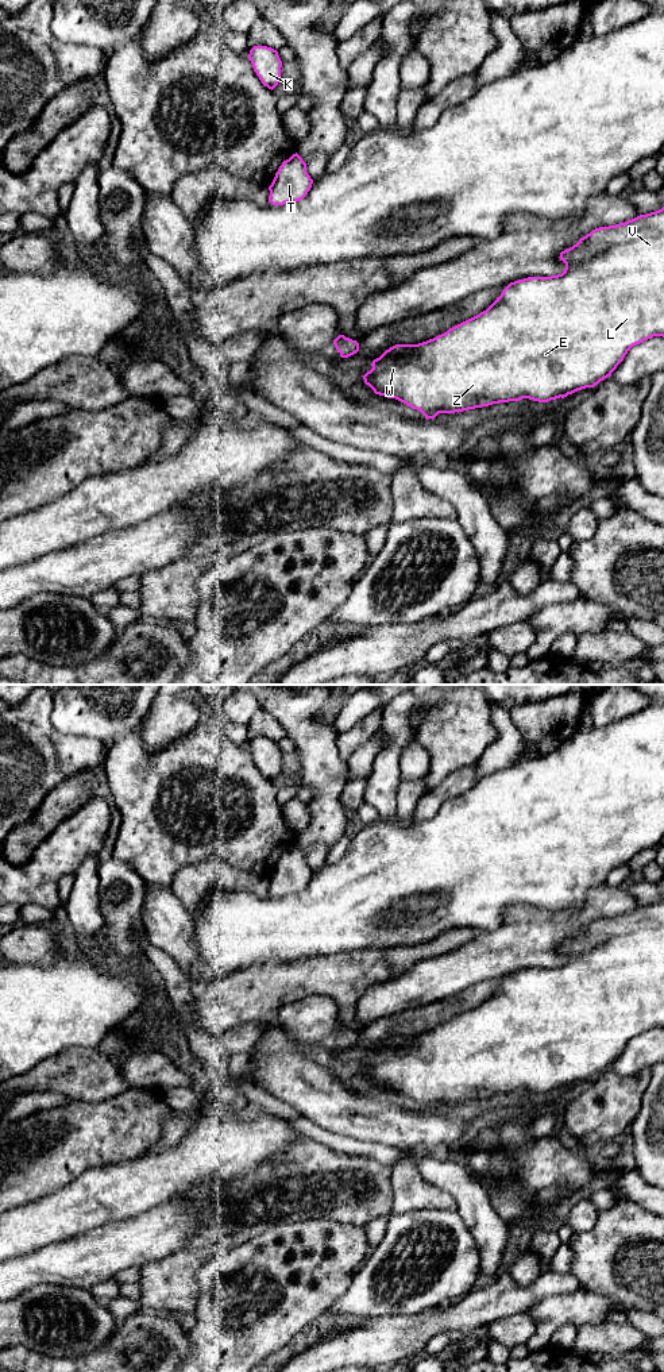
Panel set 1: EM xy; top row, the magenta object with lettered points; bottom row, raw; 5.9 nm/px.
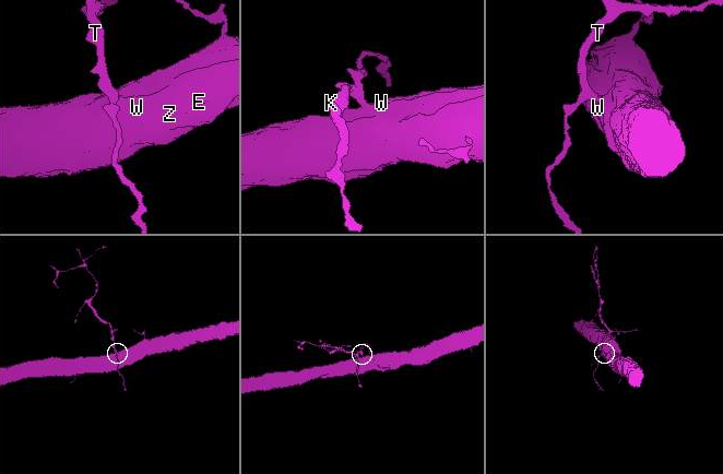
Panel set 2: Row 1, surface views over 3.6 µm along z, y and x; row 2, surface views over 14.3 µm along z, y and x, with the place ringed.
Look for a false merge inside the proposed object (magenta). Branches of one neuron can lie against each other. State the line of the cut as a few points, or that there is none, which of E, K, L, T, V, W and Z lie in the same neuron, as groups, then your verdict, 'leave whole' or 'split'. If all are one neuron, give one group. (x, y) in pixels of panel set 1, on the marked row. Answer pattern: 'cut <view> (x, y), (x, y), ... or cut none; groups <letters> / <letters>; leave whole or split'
cut none; groups E K L T V W Z; leave whole

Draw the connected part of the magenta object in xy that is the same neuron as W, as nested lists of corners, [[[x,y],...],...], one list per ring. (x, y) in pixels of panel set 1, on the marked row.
[[[664,207],[656,212],[640,215],[625,223],[592,230],[580,238],[576,244],[560,253],[560,261],[565,263],[561,274],[551,277],[528,277],[510,282],[499,297],[479,315],[449,328],[447,332],[418,344],[395,344],[374,359],[372,369],[363,377],[375,394],[395,398],[408,406],[420,411],[425,419],[435,419],[439,413],[455,413],[468,409],[489,406],[499,402],[520,401],[529,398],[548,402],[564,398],[578,390],[594,388],[610,377],[624,361],[628,351],[653,336],[664,338]]]

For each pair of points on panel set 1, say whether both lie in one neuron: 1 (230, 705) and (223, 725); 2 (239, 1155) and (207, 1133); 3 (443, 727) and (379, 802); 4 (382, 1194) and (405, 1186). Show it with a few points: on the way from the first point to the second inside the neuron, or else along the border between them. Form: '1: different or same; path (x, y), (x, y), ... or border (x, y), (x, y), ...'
1: different; border (219, 700), (220, 708), (232, 720), (246, 724)
2: same; path (231, 1147), (219, 1145), (215, 1141)
3: different; border (420, 716), (413, 737)
4: different; border (390, 1167), (394, 1211)

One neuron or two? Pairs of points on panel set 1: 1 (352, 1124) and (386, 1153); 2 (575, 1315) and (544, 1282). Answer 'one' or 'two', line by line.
1: two
2: two

